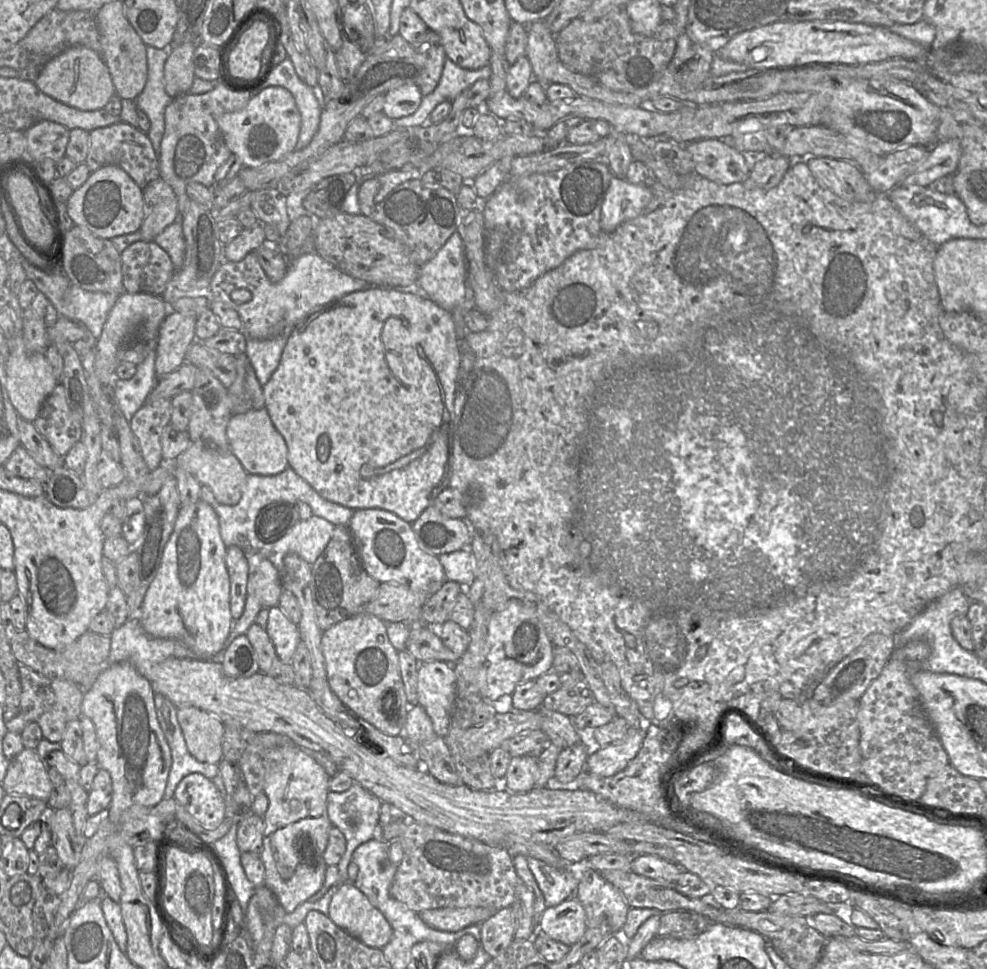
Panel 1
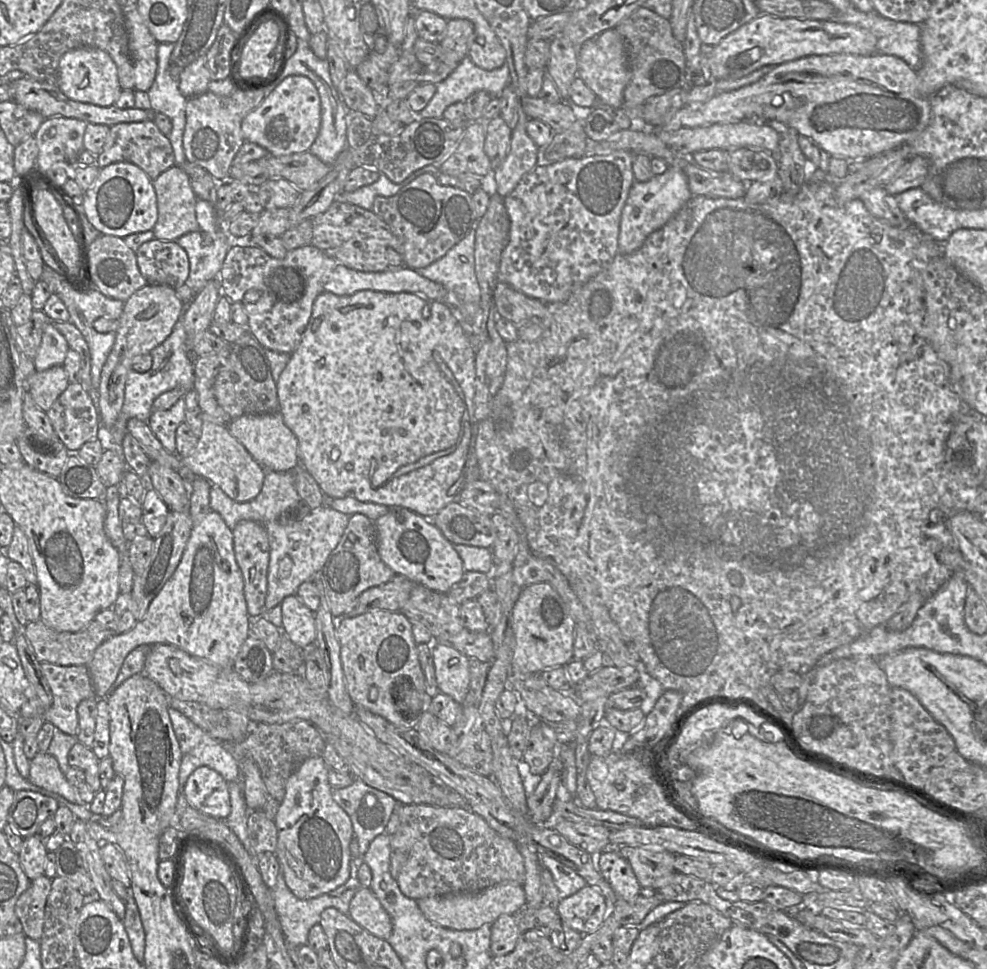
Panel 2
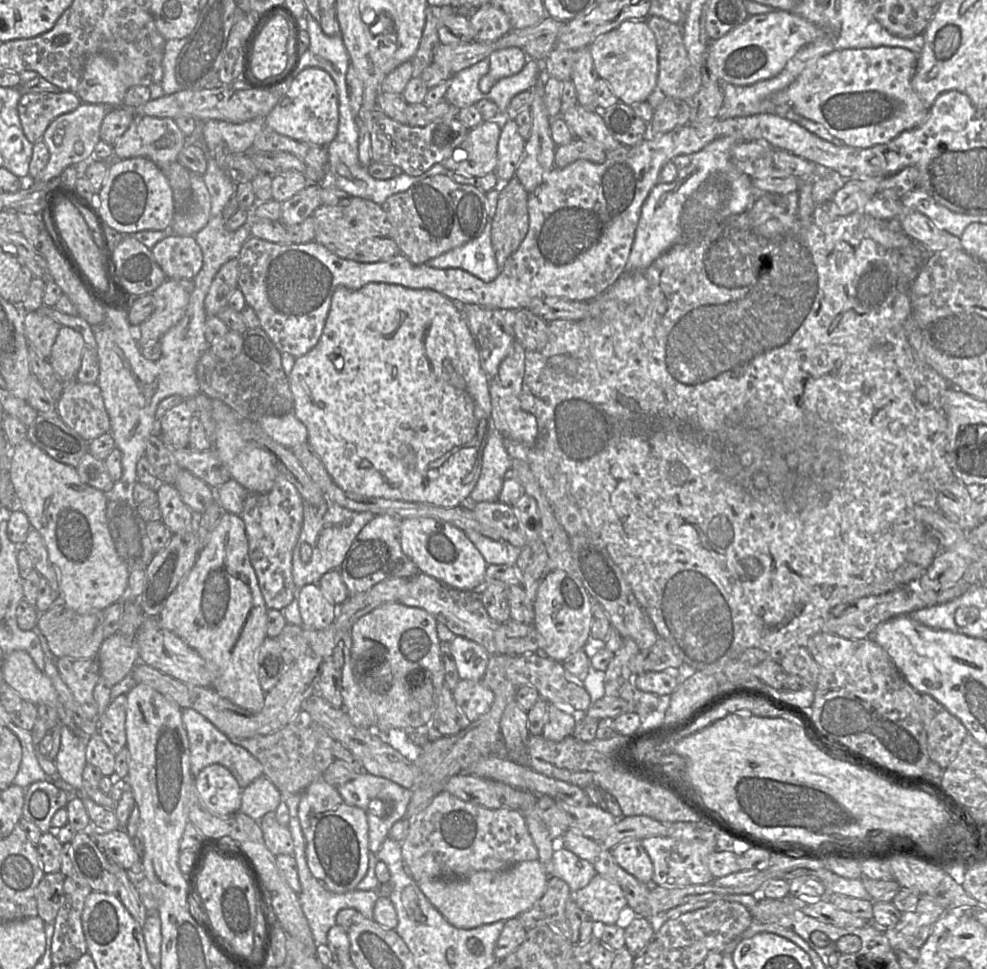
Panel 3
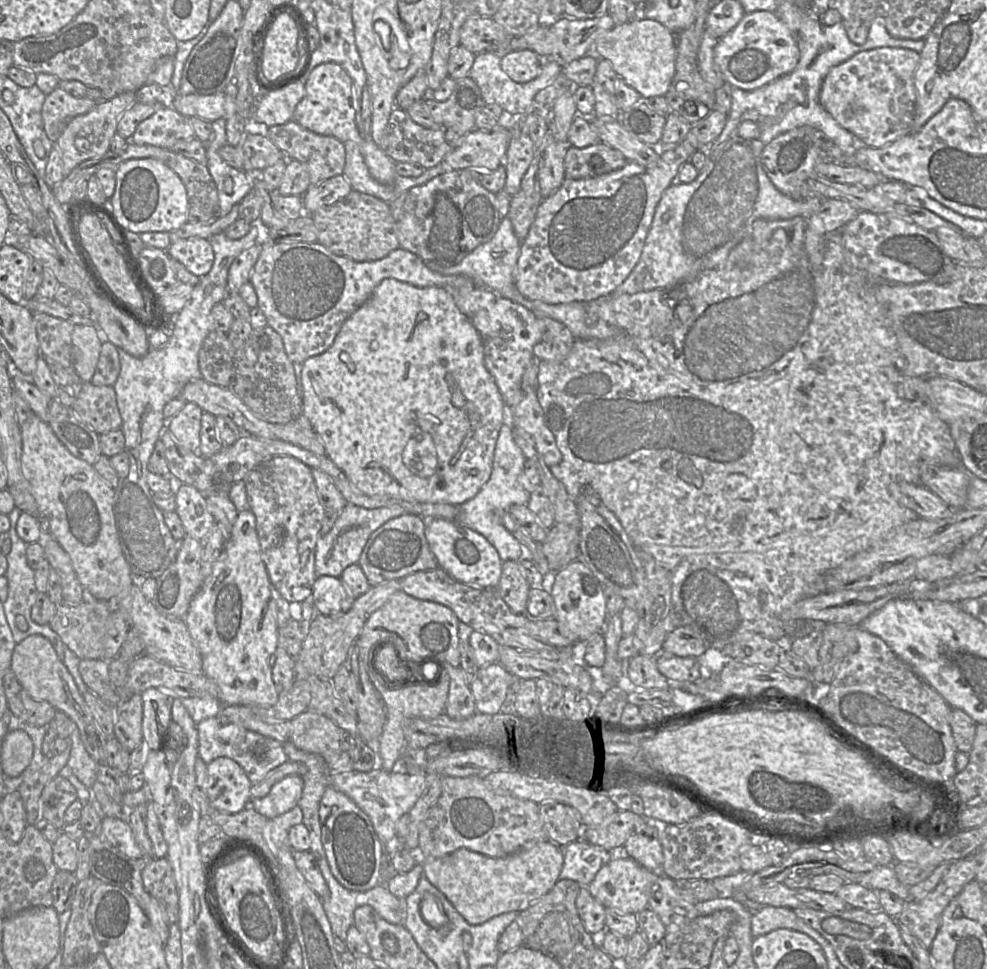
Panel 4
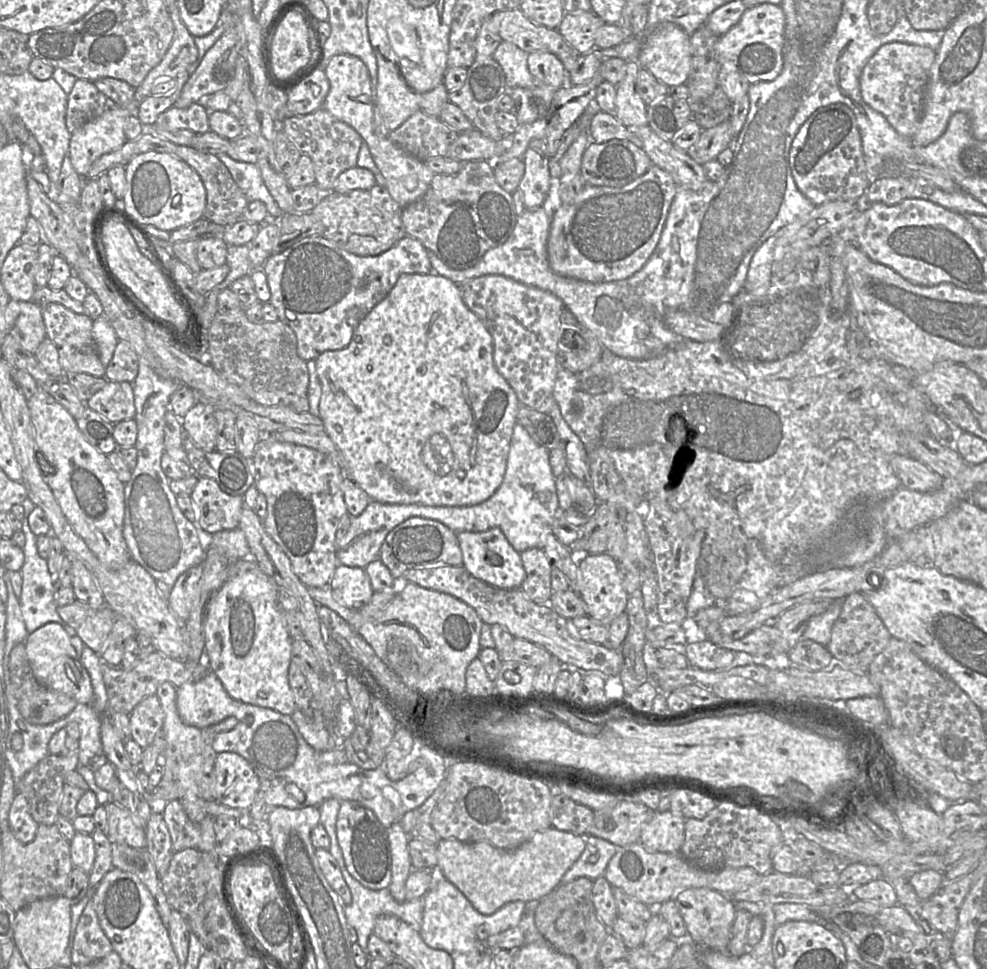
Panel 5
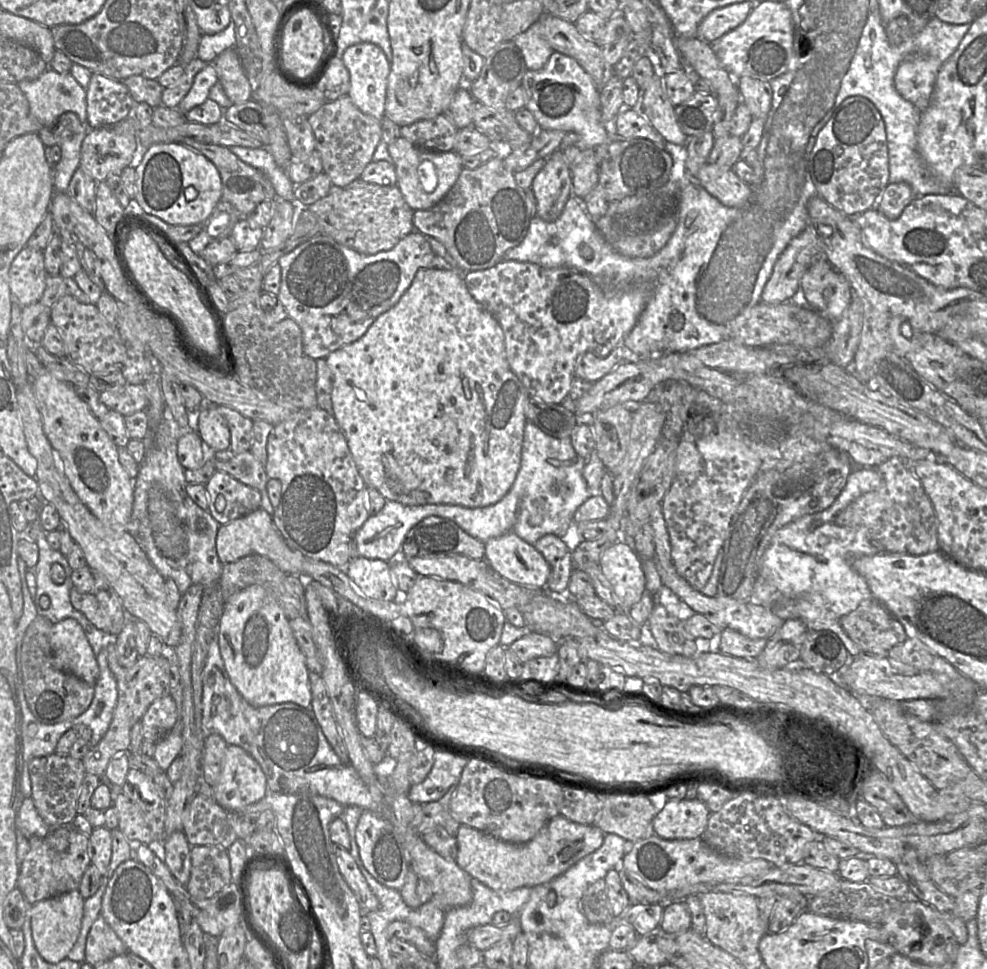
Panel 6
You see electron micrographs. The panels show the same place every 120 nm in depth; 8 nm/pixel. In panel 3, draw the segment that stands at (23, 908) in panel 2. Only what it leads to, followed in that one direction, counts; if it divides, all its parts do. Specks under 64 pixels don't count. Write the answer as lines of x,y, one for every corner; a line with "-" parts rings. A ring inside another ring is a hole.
61,873
45,874
35,890
37,916
45,924
52,923
63,903
65,876

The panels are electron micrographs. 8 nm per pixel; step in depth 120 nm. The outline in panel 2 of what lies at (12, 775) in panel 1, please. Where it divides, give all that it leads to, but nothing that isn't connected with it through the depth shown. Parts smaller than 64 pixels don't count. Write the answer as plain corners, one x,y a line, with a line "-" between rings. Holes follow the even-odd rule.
38,752
29,764
26,777
32,784
53,792
73,804
84,804
80,792
65,779
57,760
47,753

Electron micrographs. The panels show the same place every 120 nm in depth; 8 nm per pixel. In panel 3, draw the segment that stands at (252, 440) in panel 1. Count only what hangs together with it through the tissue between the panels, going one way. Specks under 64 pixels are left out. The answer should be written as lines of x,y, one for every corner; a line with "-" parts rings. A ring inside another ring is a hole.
293,412
263,417
257,423
269,437
284,447
293,449
307,443
307,428

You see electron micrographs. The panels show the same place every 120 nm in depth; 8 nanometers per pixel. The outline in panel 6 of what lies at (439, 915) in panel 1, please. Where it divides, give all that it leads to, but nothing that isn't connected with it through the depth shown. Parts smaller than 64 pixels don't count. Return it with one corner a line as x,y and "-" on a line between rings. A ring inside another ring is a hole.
557,815
526,843
504,842
467,825
456,833
457,865
470,877
494,891
506,892
520,887
546,883
563,874
579,860
603,844
605,833
594,825
573,822

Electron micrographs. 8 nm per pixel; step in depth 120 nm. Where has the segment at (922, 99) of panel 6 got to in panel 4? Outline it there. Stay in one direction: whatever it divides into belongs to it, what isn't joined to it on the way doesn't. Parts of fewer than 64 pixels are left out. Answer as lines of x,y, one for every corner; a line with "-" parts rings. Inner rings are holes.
880,47
856,53
826,75
820,102
833,119
866,146
879,148
913,132
916,114
915,72
920,54
912,49

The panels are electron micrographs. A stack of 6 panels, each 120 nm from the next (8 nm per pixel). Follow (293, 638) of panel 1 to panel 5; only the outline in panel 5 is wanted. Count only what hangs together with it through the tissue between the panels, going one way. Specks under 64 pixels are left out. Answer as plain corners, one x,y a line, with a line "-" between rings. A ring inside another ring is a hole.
339,565
328,587
338,604
352,609
367,604
374,593
369,577
361,567

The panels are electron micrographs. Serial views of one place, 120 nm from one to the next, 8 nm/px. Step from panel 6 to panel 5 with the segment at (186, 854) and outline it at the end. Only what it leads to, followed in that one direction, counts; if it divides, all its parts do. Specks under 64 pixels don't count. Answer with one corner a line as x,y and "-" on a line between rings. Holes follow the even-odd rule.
159,812
151,814
145,826
146,850
159,874
162,876
168,870
174,853
171,836
163,816

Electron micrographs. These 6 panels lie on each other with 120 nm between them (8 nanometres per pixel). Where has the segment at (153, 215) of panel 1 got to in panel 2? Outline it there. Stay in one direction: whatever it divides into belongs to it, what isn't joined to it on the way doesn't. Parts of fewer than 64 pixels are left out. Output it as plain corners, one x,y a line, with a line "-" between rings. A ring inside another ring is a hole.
181,166
167,169
153,181
158,208
158,218
152,229
155,239
176,241
181,236
200,229
196,217
198,198
192,189
191,181

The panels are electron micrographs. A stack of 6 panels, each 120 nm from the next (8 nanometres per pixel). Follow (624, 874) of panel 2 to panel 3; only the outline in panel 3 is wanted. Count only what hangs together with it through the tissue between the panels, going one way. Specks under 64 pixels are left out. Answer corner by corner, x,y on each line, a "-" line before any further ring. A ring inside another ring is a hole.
627,840
611,849
616,862
640,882
651,883
653,864
641,840

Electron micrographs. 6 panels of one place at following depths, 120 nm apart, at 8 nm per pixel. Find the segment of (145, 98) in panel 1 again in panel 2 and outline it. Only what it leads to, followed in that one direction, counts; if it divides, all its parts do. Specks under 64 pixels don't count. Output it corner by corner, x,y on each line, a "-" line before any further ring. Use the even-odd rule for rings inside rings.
159,43
157,46
157,58
158,66
155,80
151,88
147,91
151,103
151,109
156,113
161,113
166,115
172,121
172,130
166,135
172,145
176,165
184,164
184,155
183,155
183,131
186,123
186,104
189,98
185,97
179,89
178,79
172,78
169,72
169,60
174,49
175,43

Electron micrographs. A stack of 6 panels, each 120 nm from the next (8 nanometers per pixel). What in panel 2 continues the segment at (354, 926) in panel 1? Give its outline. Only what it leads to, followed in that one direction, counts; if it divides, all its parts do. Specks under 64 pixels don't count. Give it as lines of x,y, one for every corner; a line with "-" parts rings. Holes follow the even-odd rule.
369,888
357,890
350,902
348,915
378,938
387,940
391,935
391,917

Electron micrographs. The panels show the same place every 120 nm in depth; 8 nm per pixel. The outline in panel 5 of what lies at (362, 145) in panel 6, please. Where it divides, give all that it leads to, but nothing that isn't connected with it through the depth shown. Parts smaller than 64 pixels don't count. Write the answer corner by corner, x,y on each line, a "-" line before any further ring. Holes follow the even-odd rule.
326,109
286,118
280,130
294,143
297,149
311,158
315,171
315,184
324,192
333,191
338,176
357,166
358,154
363,144
361,136
348,124
336,119

